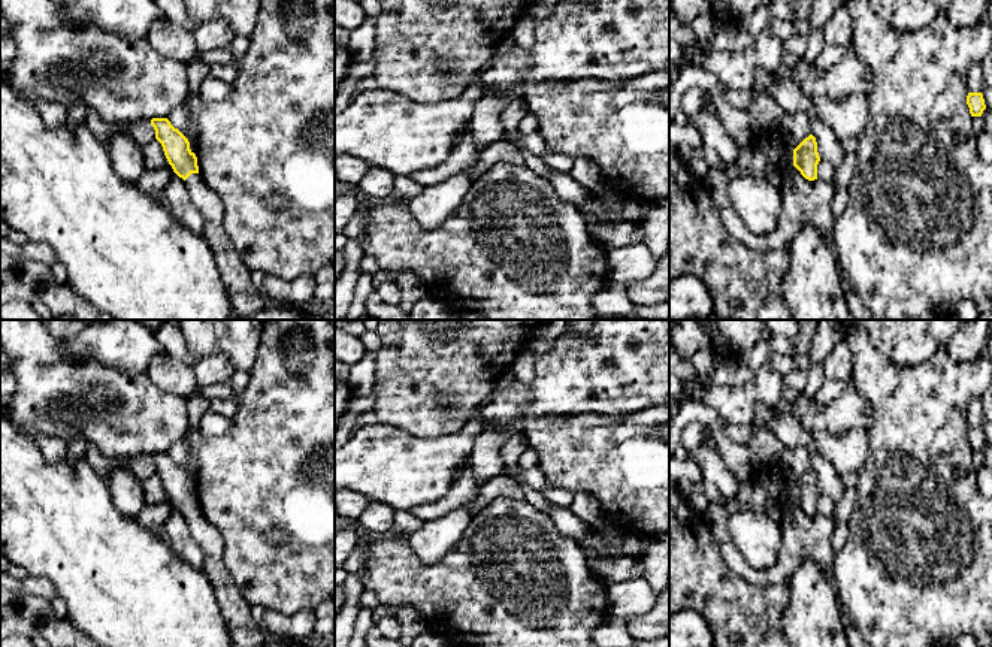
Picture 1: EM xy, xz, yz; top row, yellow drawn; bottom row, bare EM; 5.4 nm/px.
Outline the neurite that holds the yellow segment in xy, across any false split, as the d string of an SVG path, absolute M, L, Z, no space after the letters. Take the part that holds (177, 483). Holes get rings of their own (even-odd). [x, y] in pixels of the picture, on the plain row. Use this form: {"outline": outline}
{"outline": "M152 453L155 474L173 507L188 521L190 533L203 553L202 571L211 581L218 607L226 619L233 647L257 647L267 640L263 626L251 616L251 604L242 596L223 562L224 542L220 532L199 508L197 492L188 474L167 453Z"}

